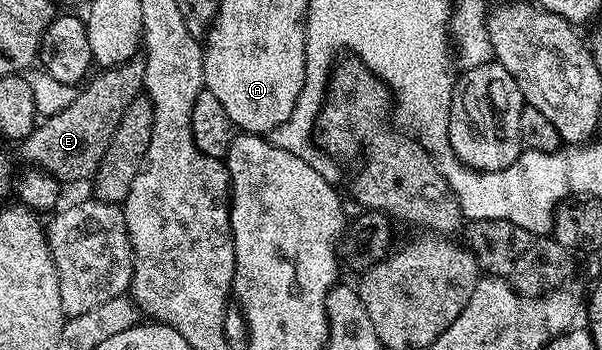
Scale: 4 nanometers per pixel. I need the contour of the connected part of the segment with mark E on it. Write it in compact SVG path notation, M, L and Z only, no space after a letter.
M141 56L130 58L122 66L101 68L96 72L97 75L94 73L74 93L73 102L67 104L67 108L42 117L27 139L29 158L33 161L30 163L34 167L47 171L52 178L56 178L62 184L81 182L84 178L85 181L92 179L103 160L103 152L107 152L107 144L111 144L111 136L115 136L115 128L119 128L119 120L123 120L123 112L127 112L127 104L131 104L131 100L139 97L145 85L145 60Z

